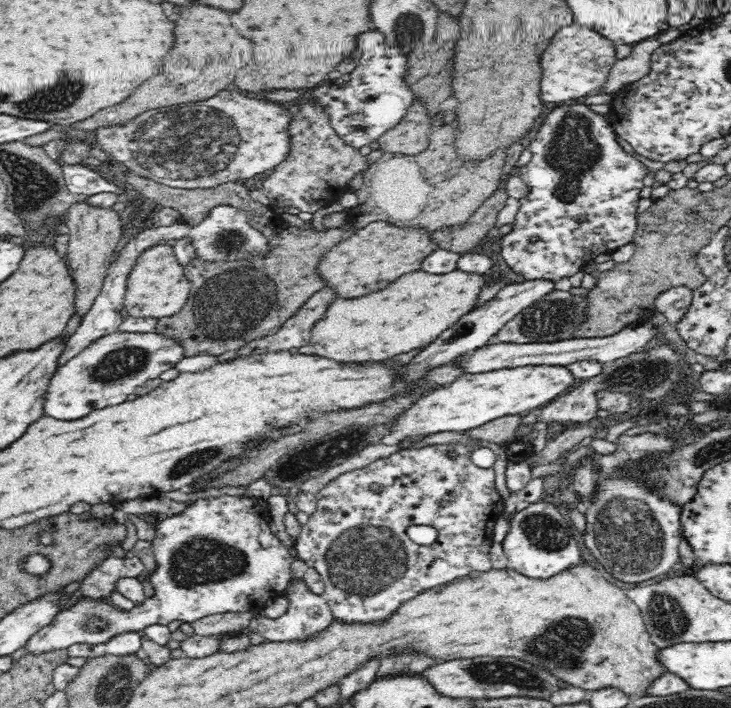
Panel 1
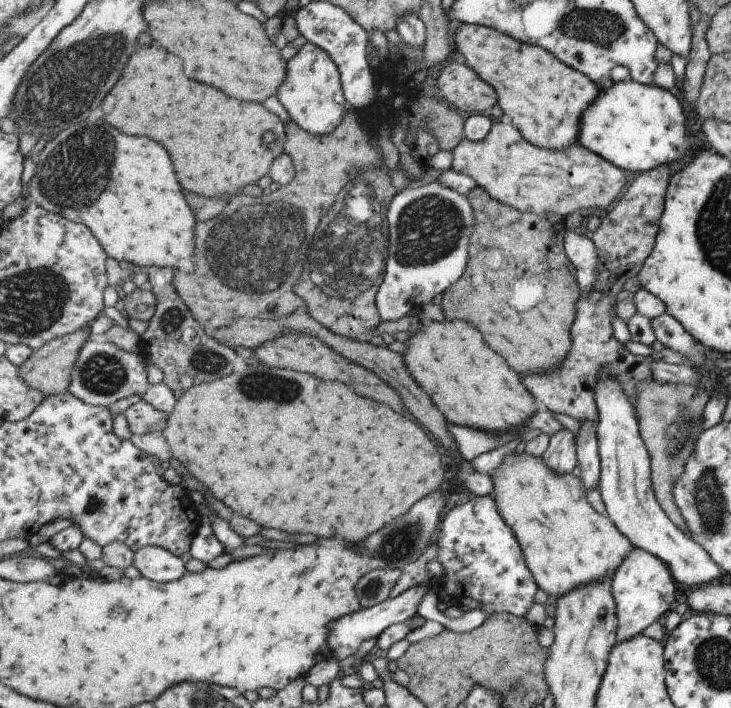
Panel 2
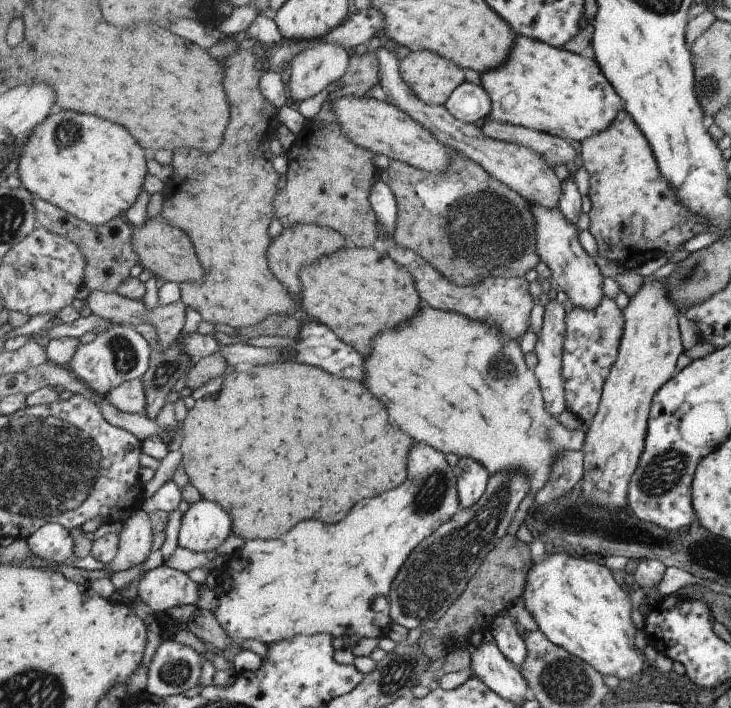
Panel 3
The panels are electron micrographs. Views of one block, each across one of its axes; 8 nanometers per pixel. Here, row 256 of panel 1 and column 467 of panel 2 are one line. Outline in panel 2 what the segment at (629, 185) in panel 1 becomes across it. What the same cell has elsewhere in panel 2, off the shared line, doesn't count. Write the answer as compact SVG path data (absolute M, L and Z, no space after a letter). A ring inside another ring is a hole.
M479 496L462 506L452 508L436 533L437 561L443 566L443 593L456 605L469 597L480 603L477 610L485 612L487 620L507 612L525 617L531 610L540 587L528 568L520 539L505 522L492 496Z

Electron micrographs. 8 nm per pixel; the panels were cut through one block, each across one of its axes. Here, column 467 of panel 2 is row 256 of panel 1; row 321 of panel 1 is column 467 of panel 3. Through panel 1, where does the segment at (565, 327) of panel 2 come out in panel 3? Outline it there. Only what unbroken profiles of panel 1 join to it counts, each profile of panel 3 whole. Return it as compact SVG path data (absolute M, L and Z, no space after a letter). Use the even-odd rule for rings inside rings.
M456 152L450 170L445 173L420 170L395 160L391 160L387 172L399 208L397 246L421 256L450 282L467 287L479 285L489 276L524 277L542 261L538 254L537 222L530 203L461 152Z

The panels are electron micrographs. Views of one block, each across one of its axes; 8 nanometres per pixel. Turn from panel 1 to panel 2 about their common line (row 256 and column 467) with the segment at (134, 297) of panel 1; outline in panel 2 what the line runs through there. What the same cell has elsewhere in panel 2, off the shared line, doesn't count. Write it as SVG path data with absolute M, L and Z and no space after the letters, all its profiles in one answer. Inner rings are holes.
M508 119L495 120L488 138L471 142L464 138L452 151L452 169L473 178L504 204L523 213L569 216L578 210L609 208L623 188L627 188L628 171L622 170L580 143L565 150L547 150L528 142Z

